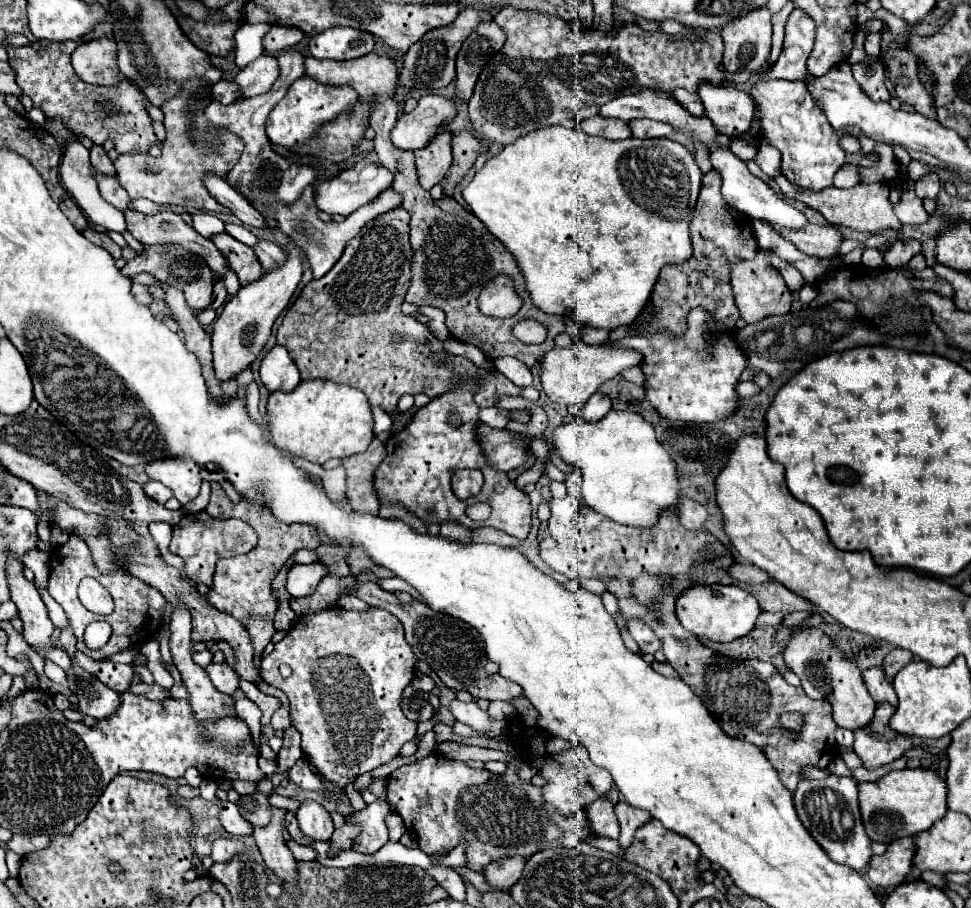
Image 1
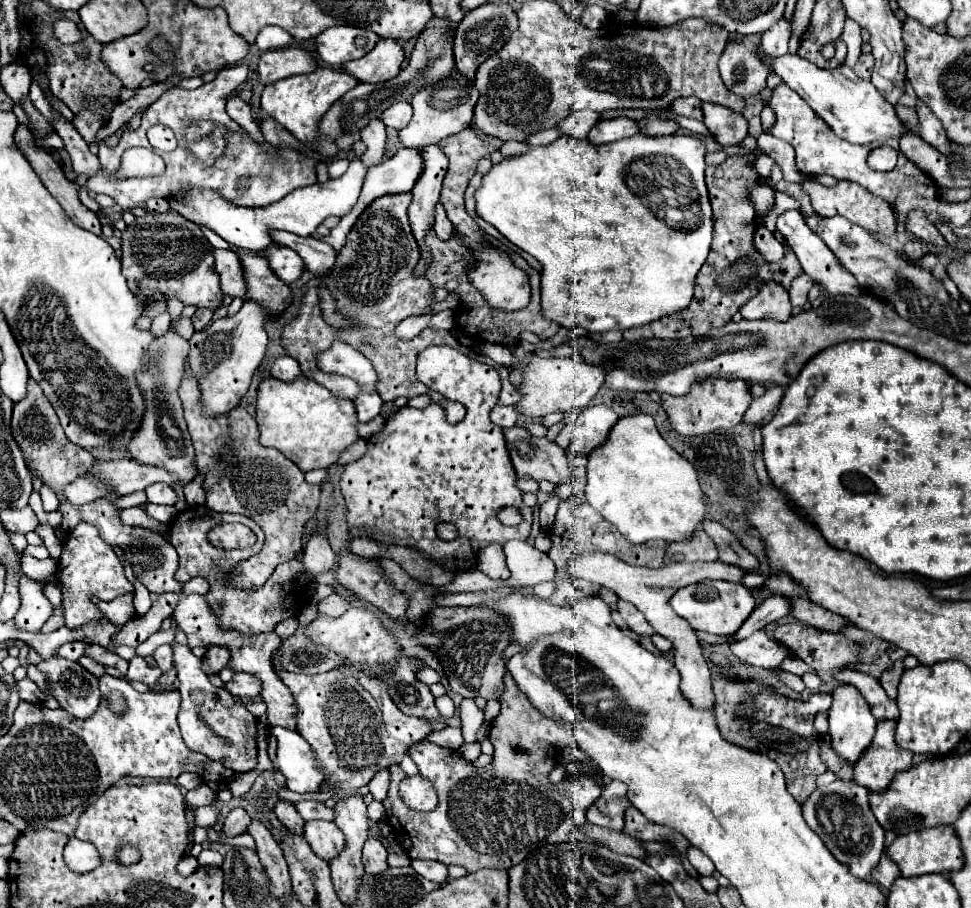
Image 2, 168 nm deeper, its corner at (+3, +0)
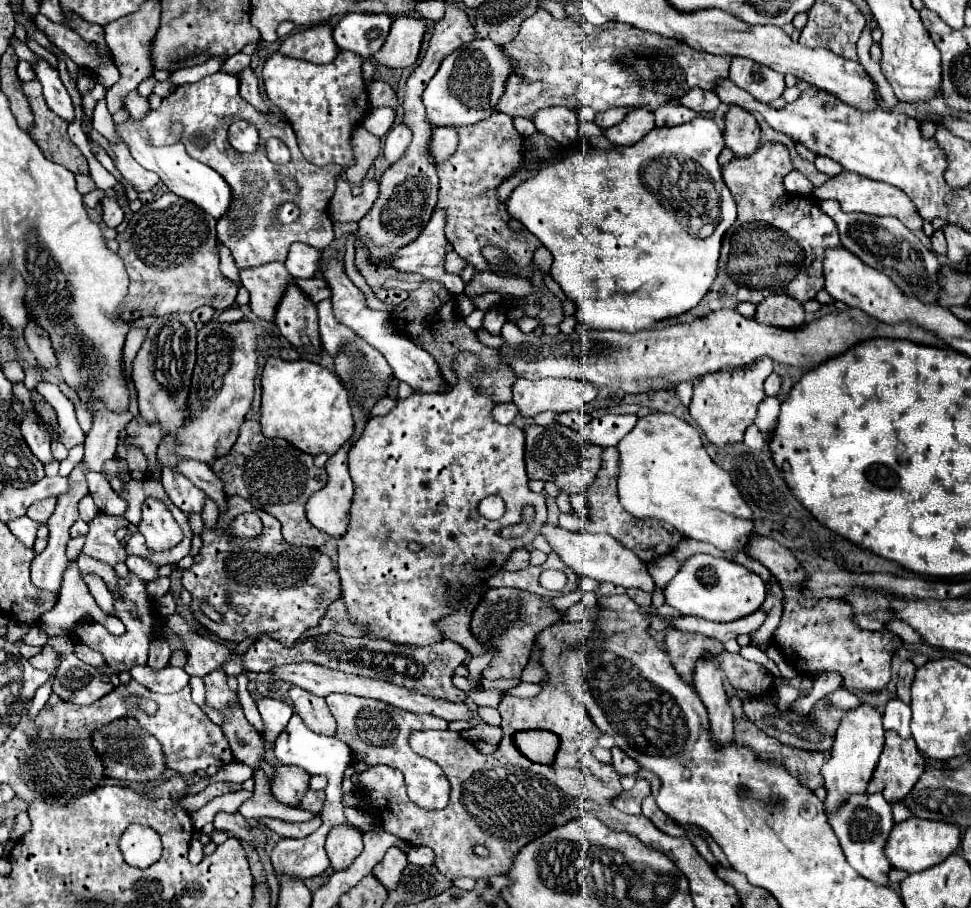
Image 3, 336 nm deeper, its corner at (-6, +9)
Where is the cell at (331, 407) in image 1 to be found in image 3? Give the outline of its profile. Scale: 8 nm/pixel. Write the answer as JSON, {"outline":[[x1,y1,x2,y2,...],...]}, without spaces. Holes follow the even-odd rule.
{"outline":[[270,356,262,370,262,418,260,418,262,434,268,438,284,438,286,442,294,444,302,452,308,452,312,456,318,456,326,452,328,456,336,454,342,444,354,434,354,418,352,408,348,402,348,392,344,390,342,382,334,372,328,368,298,358,298,360,282,360,280,356]]}

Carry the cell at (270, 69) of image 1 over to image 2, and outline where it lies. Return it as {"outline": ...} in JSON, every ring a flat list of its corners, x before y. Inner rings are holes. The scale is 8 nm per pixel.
{"outline":[[289,47,279,51,267,51,261,55,257,65,257,77,263,87,287,79,299,73,311,73,315,69,315,61,305,49]]}

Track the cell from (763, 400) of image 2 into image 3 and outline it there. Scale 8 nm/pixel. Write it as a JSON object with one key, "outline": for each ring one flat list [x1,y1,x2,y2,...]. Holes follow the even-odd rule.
{"outline":[[750,426,750,430,746,430,746,434,744,434,744,444,750,450,764,450,766,448,766,438,756,426]]}

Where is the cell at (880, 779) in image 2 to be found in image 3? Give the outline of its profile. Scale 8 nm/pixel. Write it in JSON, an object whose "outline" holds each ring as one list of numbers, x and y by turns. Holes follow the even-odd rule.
{"outline":[[886,732,884,750,876,764,868,790,880,792,888,804,900,802,922,776,926,766,924,756,912,740,902,740,896,732]]}

